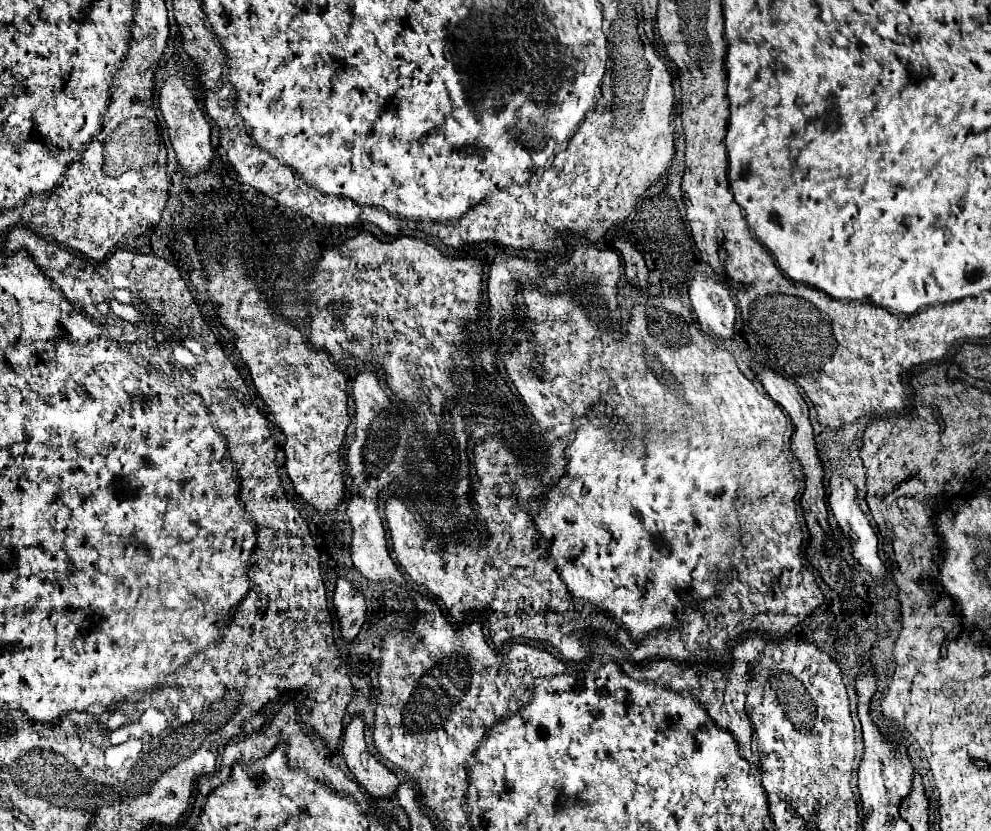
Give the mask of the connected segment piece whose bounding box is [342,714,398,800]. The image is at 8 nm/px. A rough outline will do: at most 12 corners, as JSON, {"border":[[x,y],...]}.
{"border":[[360,714],[344,730],[342,754],[366,792],[382,800],[398,778],[368,752]]}

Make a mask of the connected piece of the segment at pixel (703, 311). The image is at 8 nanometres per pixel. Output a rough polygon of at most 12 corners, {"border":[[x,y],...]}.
{"border":[[706,272],[688,288],[706,334],[730,340],[736,306]]}

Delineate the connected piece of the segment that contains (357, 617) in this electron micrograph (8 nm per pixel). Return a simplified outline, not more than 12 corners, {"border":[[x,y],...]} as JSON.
{"border":[[338,578],[334,608],[342,636],[352,640],[366,622],[366,598]]}

